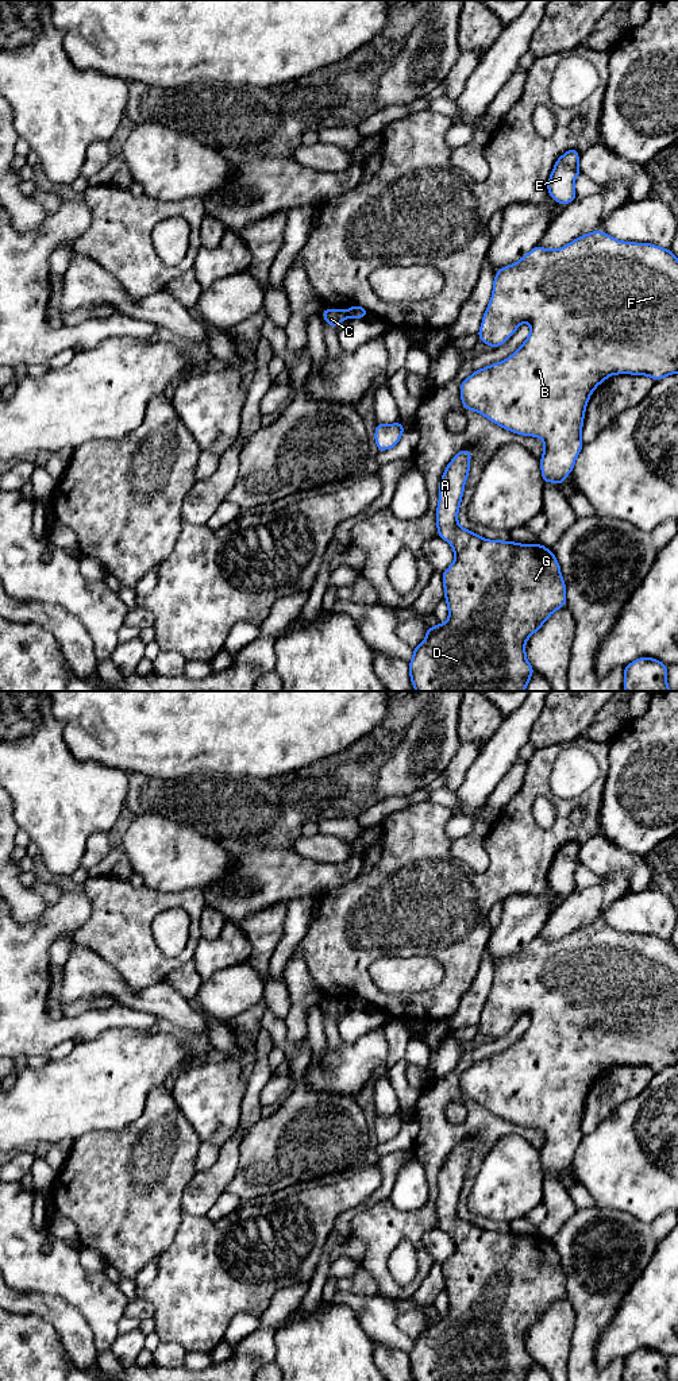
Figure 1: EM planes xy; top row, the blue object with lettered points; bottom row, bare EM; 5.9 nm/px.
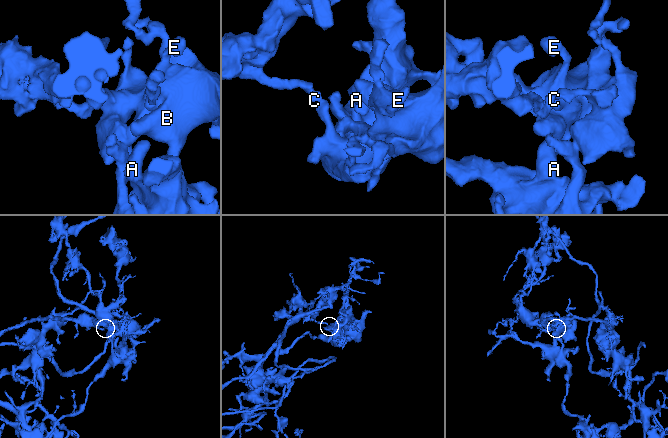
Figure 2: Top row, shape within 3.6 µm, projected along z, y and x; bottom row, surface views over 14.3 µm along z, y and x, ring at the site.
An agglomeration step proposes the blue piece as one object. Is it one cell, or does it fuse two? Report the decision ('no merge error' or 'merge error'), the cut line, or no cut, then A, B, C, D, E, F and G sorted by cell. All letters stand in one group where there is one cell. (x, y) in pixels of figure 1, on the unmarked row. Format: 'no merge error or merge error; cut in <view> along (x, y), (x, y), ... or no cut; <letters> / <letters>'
merge error; cut in xy along (346, 1000), (350, 1007); A B D E F G / C

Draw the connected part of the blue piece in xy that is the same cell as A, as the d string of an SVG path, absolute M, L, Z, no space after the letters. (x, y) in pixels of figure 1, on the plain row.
M471 1142L458 1143L447 1156L439 1174L436 1200L438 1227L454 1241L454 1254L442 1265L448 1311L425 1320L425 1331L413 1341L409 1366L415 1381L525 1381L533 1358L525 1347L525 1332L542 1319L547 1309L566 1297L566 1276L552 1242L535 1235L519 1235L484 1230L458 1215L458 1201L469 1169Z

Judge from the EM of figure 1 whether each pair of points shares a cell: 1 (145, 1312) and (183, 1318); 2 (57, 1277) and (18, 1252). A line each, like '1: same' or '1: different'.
1: different
2: same

